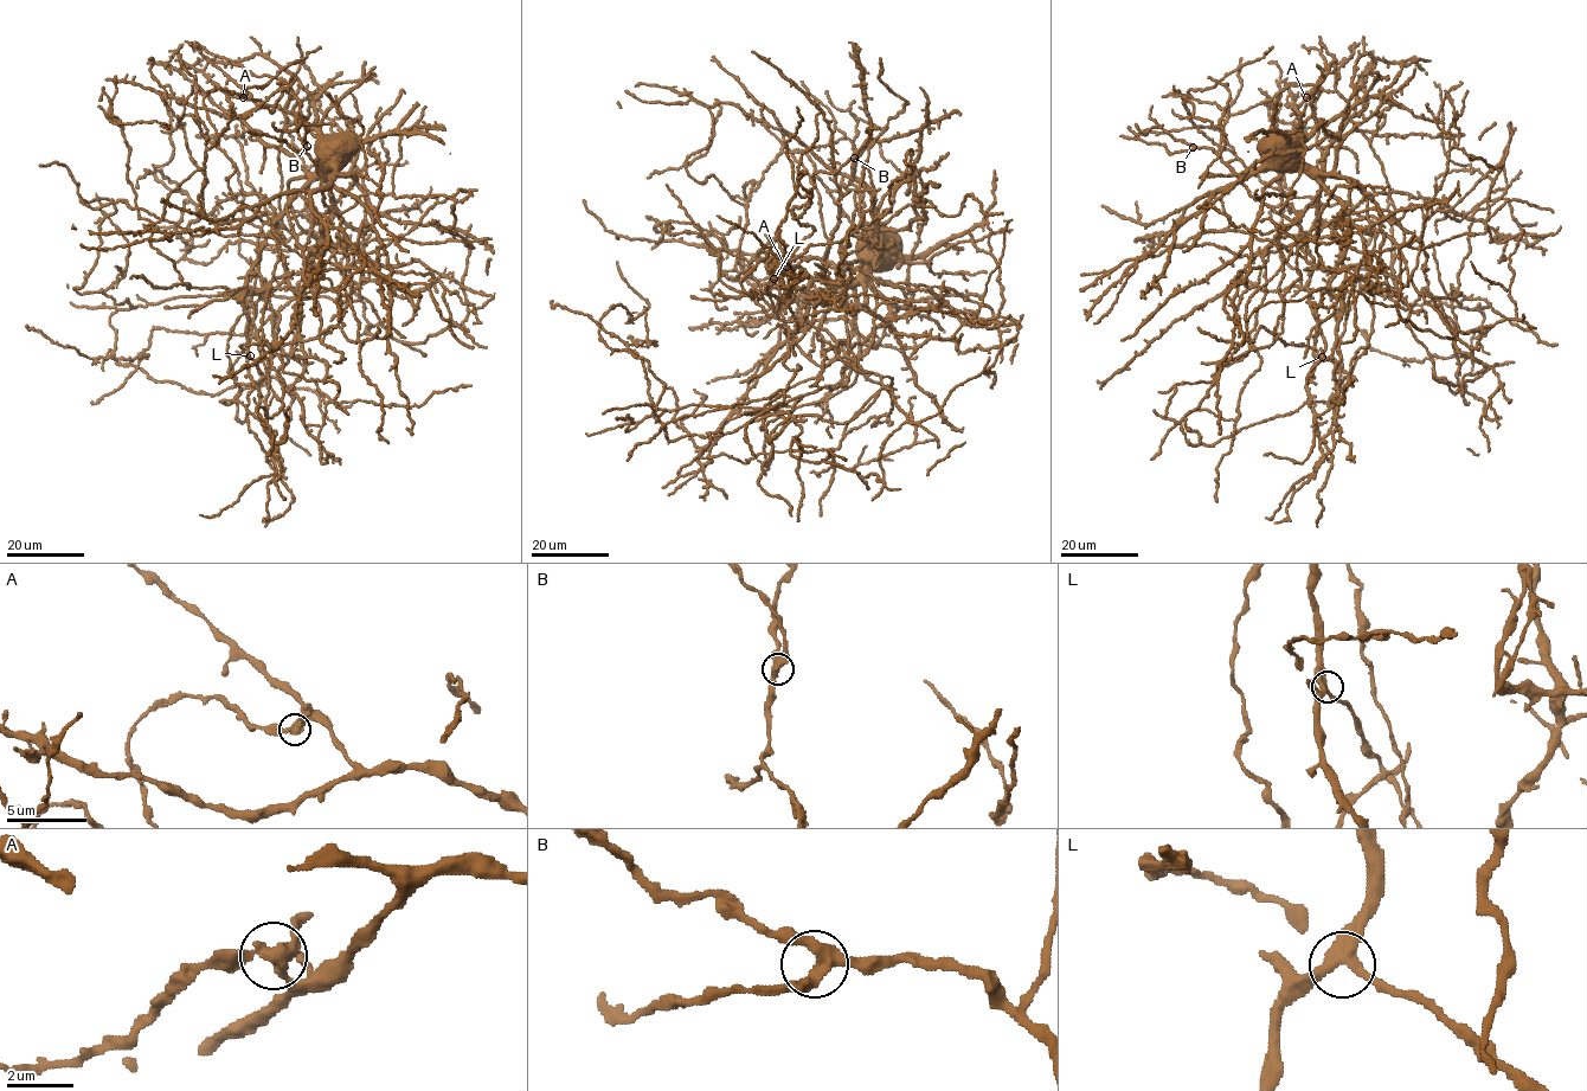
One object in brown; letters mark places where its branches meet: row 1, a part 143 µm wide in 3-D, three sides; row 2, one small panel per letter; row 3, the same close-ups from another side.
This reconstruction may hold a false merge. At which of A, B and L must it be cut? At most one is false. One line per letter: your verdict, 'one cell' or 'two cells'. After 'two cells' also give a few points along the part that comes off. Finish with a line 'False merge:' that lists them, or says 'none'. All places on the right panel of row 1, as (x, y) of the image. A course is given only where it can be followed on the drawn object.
A: one cell
B: one cell
L: one cell
False merge: none

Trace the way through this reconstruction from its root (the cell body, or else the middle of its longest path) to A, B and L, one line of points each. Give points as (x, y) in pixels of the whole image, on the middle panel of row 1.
A: (876, 230), (872, 226), (866, 233), (863, 254), (847, 264), (804, 258), (792, 270), (786, 267)
B: (876, 230), (865, 238), (860, 276), (822, 320), (855, 359), (873, 340), (876, 300), (854, 158)
L: (876, 230), (865, 238), (860, 273), (850, 282), (814, 280), (800, 267), (784, 271), (776, 265), (773, 278)

